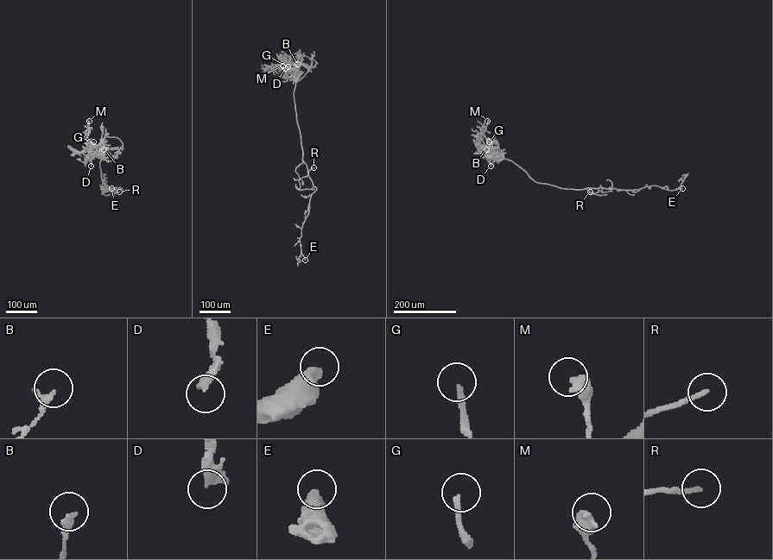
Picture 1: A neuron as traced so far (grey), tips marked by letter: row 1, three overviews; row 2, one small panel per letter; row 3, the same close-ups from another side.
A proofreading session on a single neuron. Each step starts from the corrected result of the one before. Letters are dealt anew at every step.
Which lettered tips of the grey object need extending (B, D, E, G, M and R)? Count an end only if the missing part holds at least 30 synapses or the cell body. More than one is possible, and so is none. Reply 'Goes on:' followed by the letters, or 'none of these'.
Goes on: B, D, G

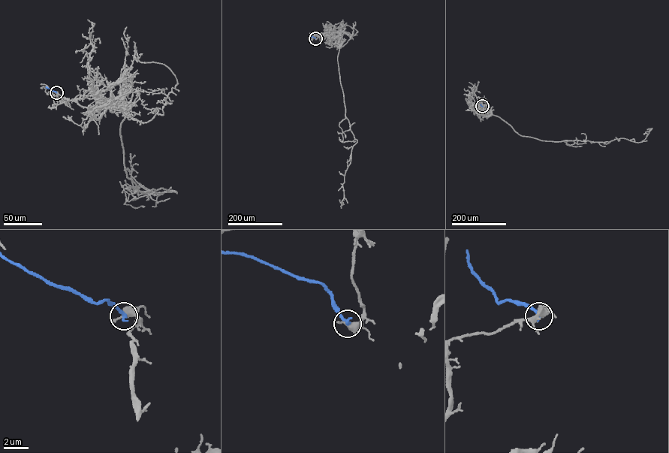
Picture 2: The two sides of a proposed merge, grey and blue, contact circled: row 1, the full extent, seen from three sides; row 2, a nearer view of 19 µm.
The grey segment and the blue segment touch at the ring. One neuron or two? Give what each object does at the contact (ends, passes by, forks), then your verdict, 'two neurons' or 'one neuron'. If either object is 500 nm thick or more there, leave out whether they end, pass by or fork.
grey ends there; blue ends there; two neurons

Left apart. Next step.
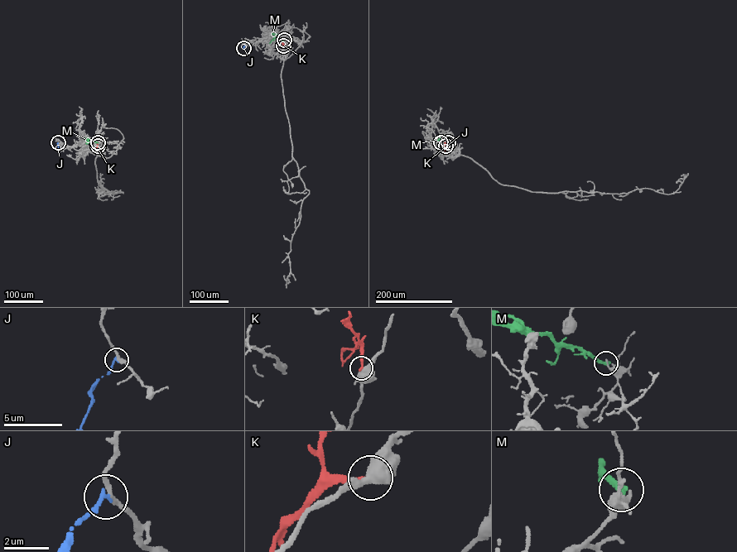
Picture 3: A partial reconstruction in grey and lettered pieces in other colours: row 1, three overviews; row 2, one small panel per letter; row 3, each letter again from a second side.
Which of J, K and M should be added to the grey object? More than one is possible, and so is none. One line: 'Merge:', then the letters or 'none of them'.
Merge: none of them

